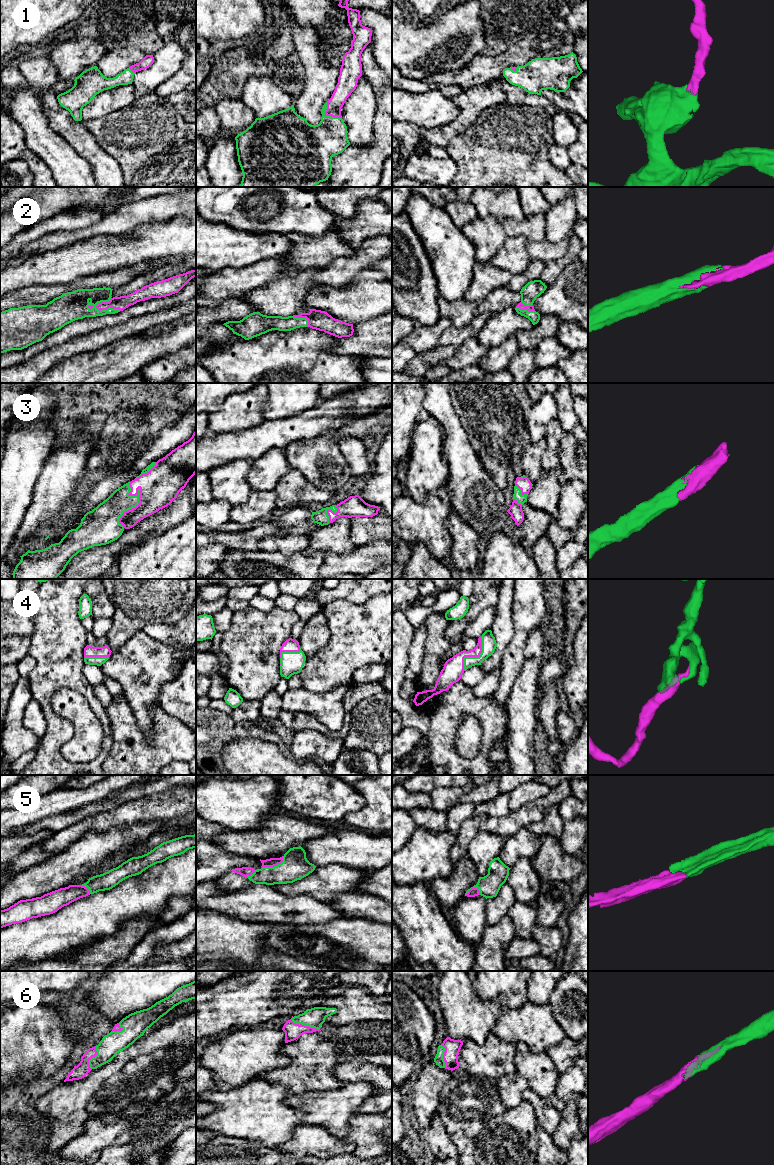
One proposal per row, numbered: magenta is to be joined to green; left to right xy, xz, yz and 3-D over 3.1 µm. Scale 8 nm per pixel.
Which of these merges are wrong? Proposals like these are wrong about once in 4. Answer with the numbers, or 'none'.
none

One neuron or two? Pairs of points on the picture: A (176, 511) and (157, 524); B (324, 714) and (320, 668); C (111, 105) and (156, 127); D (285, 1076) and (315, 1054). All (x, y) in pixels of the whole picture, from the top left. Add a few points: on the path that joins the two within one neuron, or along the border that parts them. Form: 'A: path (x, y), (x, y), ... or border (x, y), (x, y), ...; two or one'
A: path (171, 515), (162, 521); one
B: border (344, 684), (322, 692), (312, 692), (301, 688); two
C: border (136, 98), (128, 105), (98, 118); two
D: path (292, 1075), (308, 1061); one

